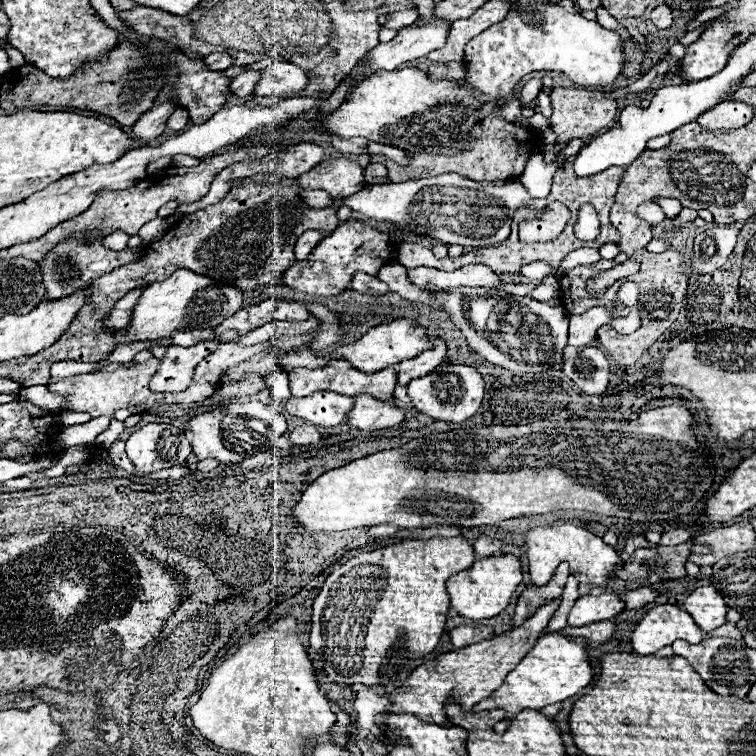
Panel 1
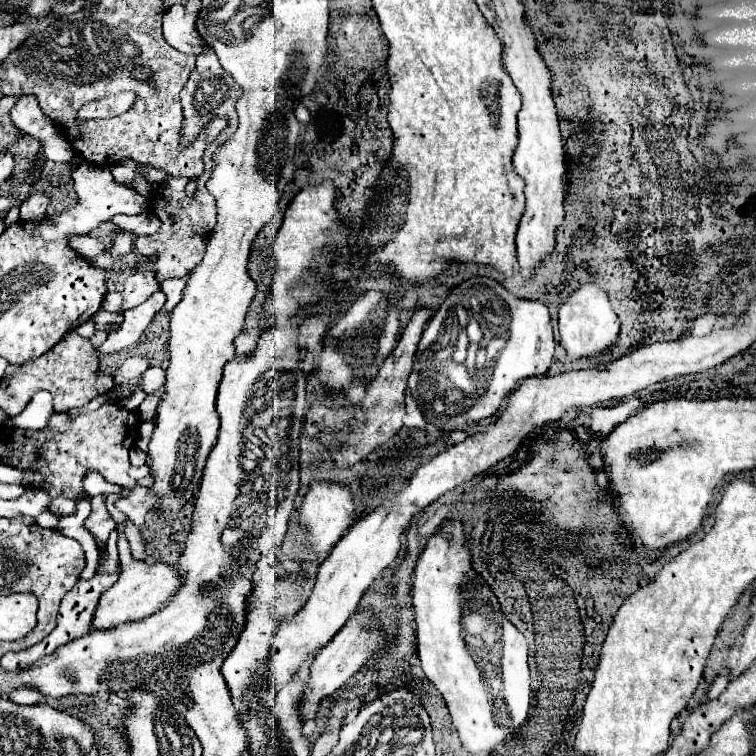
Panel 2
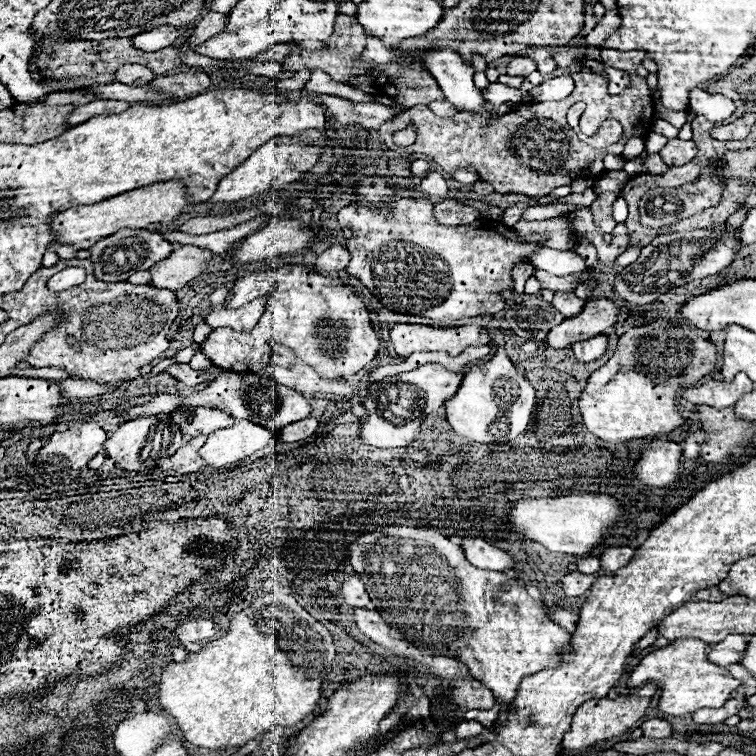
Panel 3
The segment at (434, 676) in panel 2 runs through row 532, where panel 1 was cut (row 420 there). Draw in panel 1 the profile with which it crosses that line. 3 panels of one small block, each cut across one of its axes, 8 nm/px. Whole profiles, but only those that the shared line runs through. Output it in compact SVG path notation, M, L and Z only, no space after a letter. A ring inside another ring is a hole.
M446 364L446 366L438 366L432 374L412 380L408 384L408 396L412 400L412 406L422 414L434 420L458 424L472 418L478 412L484 398L484 378L476 368L462 364Z

